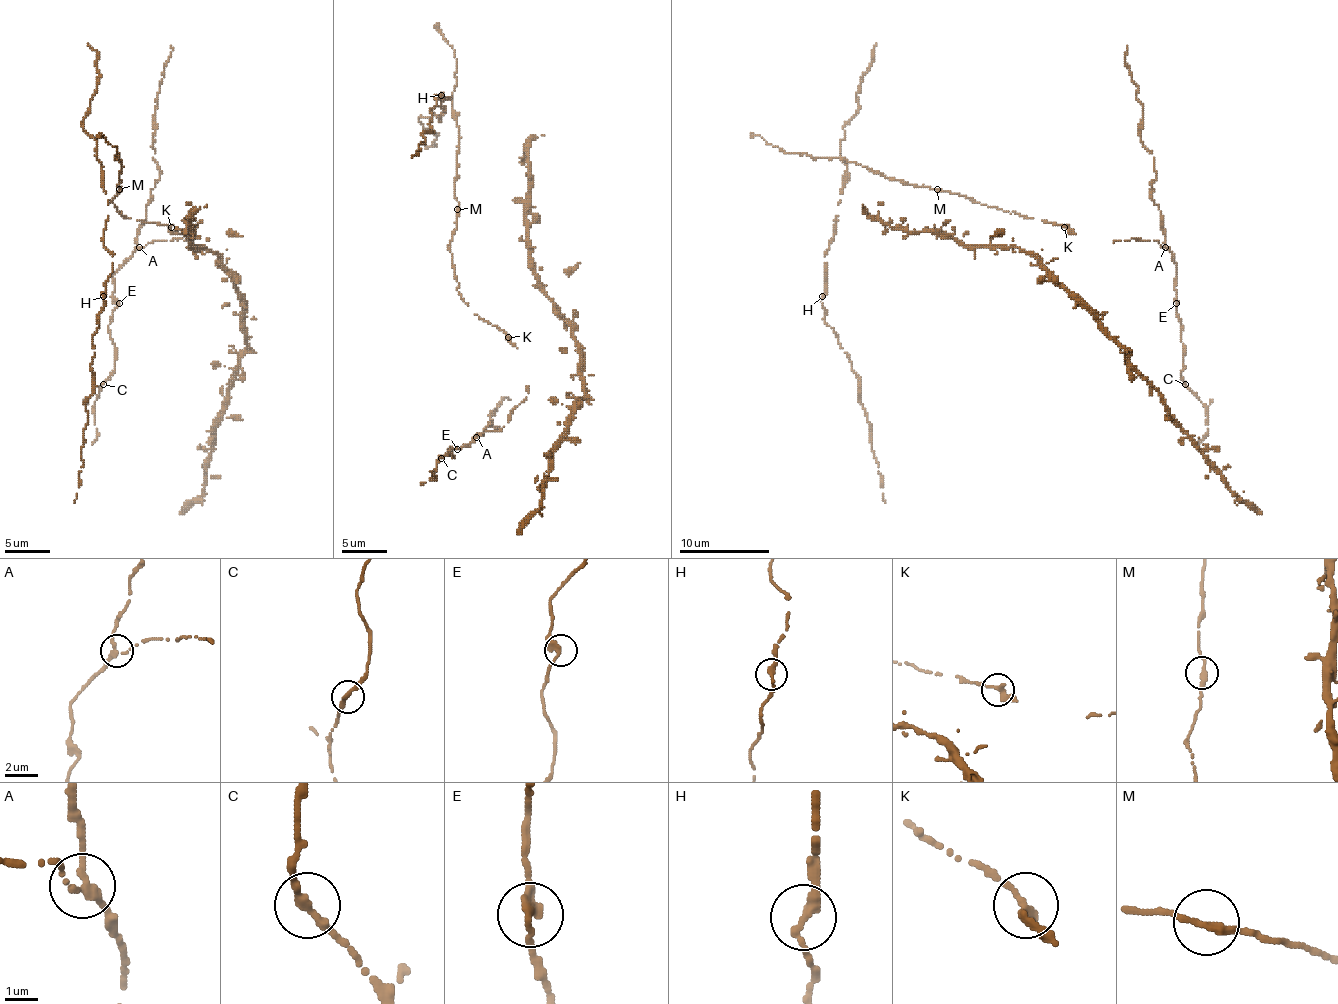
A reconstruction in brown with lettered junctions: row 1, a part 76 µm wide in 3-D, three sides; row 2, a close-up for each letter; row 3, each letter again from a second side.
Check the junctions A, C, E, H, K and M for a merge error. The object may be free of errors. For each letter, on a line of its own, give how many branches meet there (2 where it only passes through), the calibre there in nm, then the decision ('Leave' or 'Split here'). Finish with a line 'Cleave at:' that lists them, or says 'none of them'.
A: Branches: 2. Thickness 280 nm. Leave
C: Branches: 2. Thickness 280 nm. Leave
E: Branches: 2. Thickness 320 nm. Leave
H: Branches: 2. Thickness 280 nm. Leave
K: Branches: 2. Thickness 280 nm. Leave
M: Branches: 2. Thickness 260 nm. Leave
Cleave at: none of them

